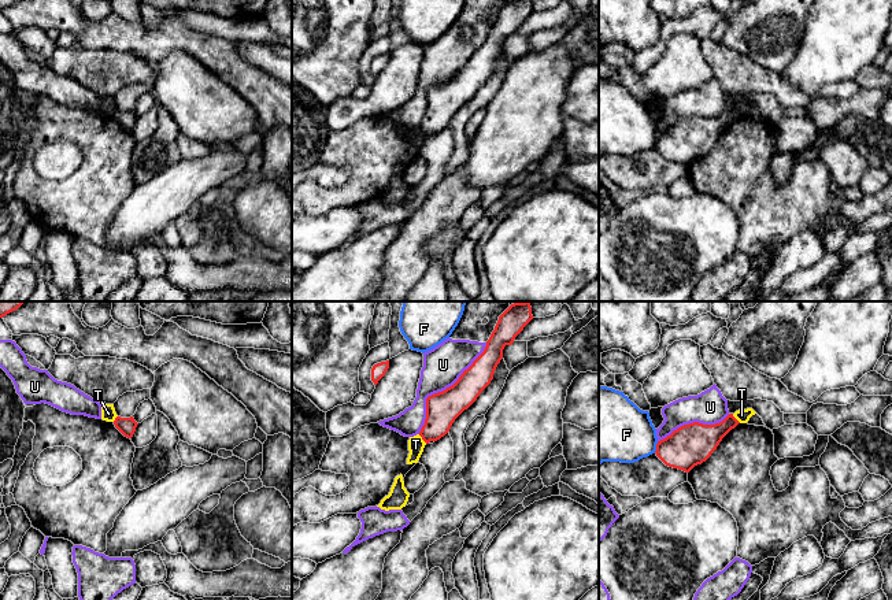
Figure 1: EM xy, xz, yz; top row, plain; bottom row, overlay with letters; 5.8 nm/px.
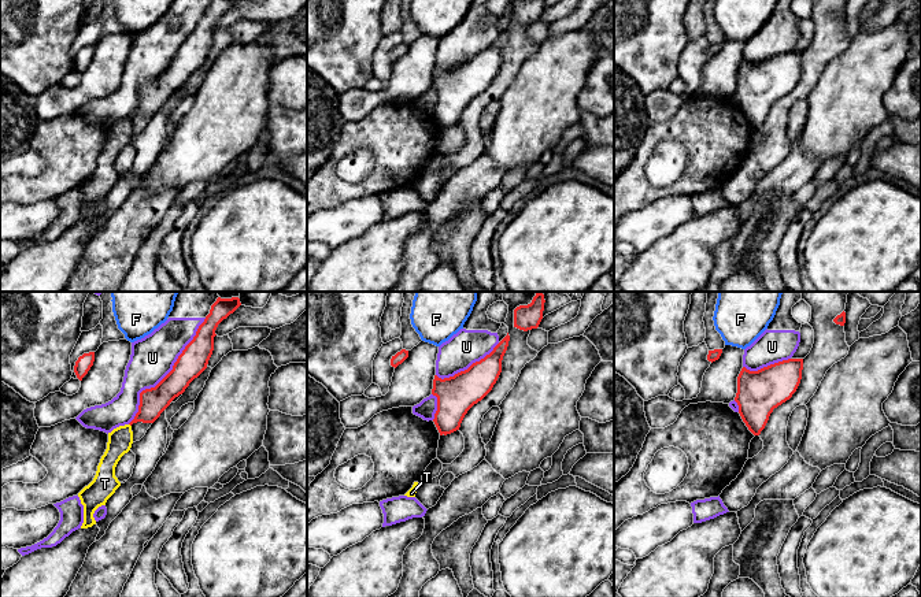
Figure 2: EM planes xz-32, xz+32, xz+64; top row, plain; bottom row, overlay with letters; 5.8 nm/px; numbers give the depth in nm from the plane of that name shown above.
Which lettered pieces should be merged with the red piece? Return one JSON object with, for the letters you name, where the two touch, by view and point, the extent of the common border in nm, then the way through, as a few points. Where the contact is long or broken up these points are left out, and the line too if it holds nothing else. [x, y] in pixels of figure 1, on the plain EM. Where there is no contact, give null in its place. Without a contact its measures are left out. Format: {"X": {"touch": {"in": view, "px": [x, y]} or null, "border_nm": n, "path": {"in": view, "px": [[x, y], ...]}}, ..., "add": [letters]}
{"add": []}

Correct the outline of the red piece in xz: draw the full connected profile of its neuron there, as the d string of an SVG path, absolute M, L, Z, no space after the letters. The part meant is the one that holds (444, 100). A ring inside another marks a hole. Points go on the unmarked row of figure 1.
M508 0L499 10L484 45L473 58L452 79L426 92L426 112L419 125L426 137L444 130L455 112L477 93L493 73L504 40L511 38L532 12L532 0Z

